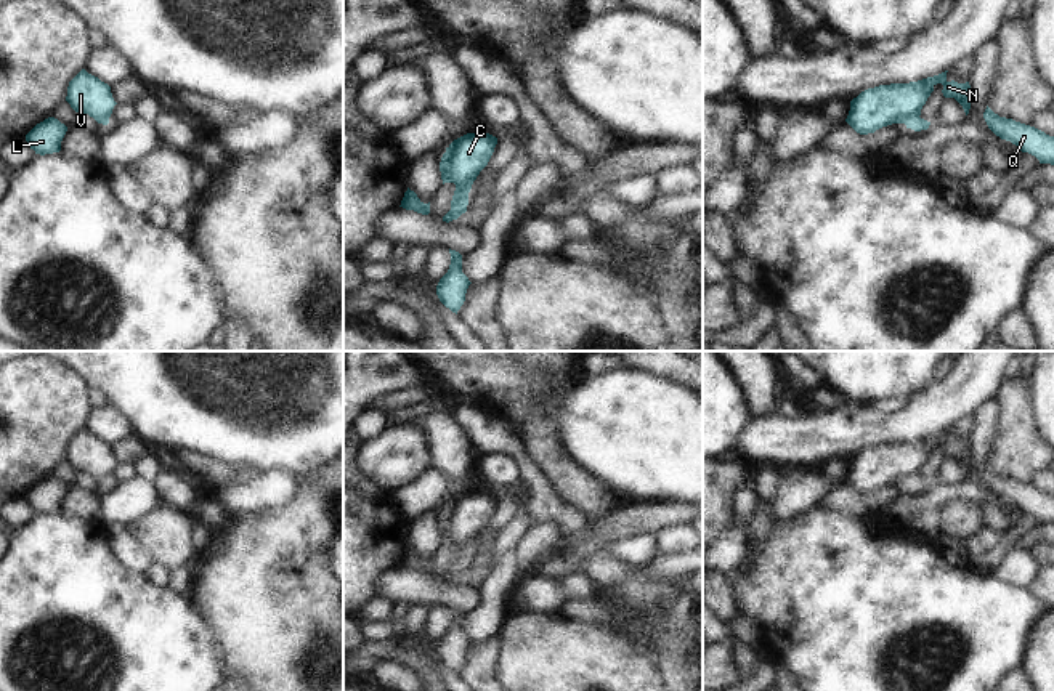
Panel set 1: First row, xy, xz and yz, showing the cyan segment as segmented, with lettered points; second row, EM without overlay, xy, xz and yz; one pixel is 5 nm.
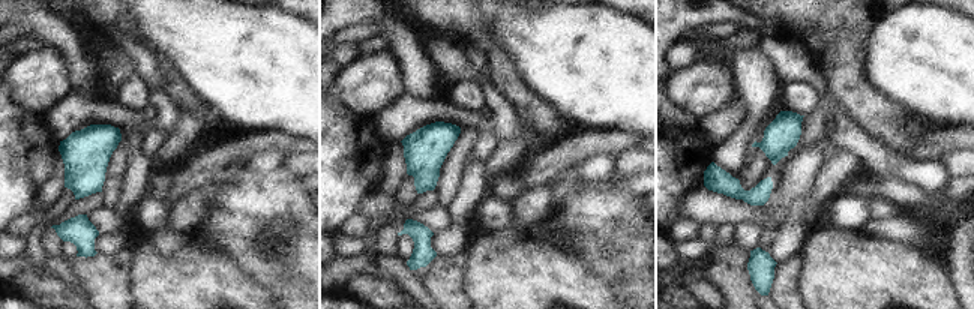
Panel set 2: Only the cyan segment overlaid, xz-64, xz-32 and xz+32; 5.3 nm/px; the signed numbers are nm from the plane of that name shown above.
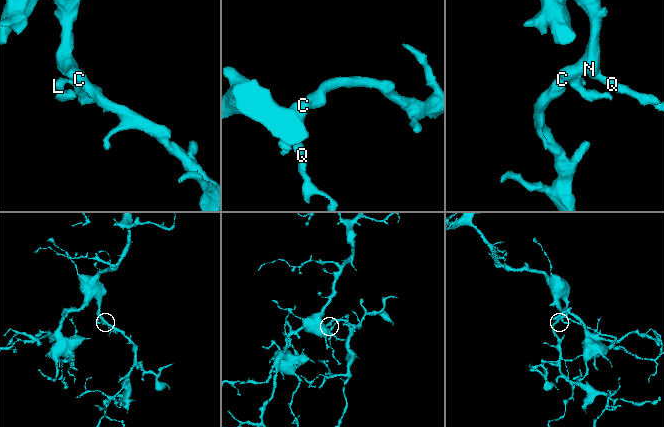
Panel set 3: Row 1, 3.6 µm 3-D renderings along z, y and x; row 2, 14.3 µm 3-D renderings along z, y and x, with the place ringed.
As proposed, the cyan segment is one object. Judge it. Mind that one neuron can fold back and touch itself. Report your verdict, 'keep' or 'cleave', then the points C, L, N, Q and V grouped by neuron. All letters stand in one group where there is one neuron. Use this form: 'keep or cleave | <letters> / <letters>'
cleave | C N Q V / L

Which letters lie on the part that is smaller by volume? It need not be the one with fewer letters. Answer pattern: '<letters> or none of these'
L

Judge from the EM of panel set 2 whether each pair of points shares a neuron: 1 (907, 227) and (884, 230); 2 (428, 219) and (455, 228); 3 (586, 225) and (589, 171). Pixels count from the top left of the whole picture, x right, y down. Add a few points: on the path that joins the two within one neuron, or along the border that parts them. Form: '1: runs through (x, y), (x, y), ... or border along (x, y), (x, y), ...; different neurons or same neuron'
1: runs through (901, 228), (890, 228); same neuron
2: border along (449, 209), (449, 224), (434, 234); different neurons
3: border along (616, 170), (607, 177), (578, 177); different neurons

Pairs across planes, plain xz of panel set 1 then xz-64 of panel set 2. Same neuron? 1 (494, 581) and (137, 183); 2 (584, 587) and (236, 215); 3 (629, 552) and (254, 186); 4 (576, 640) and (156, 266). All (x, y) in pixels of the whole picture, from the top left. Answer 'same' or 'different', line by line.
1: same
2: different
3: different
4: same

